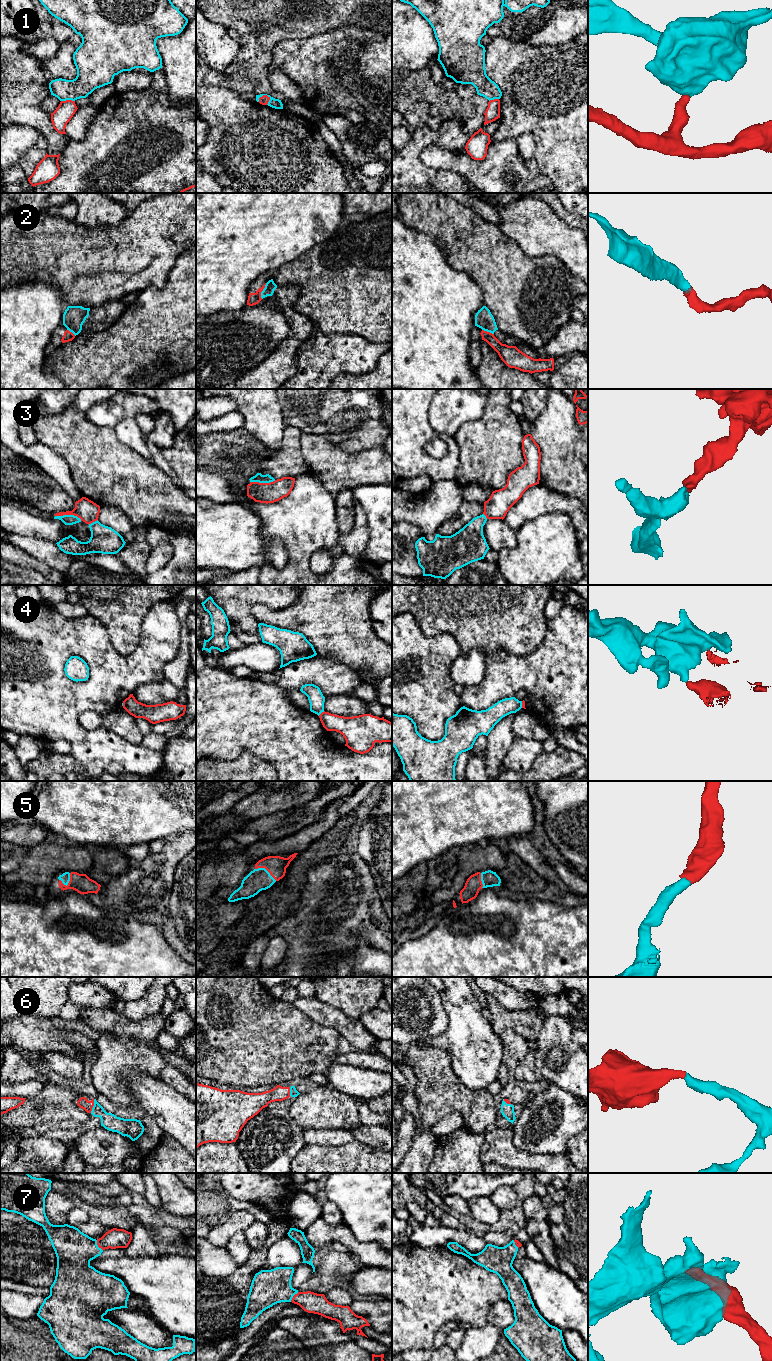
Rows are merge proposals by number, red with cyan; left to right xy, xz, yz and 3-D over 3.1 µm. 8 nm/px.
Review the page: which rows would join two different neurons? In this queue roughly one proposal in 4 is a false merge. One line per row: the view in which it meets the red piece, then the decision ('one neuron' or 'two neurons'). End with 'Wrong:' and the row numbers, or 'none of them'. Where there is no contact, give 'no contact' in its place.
1: xz | two neurons
2: xz | two neurons
3: xy | one neuron
4: xz | two neurons
5: xz | one neuron
6: xy | one neuron
7: xy | one neuron
Wrong: 1, 2, 4

